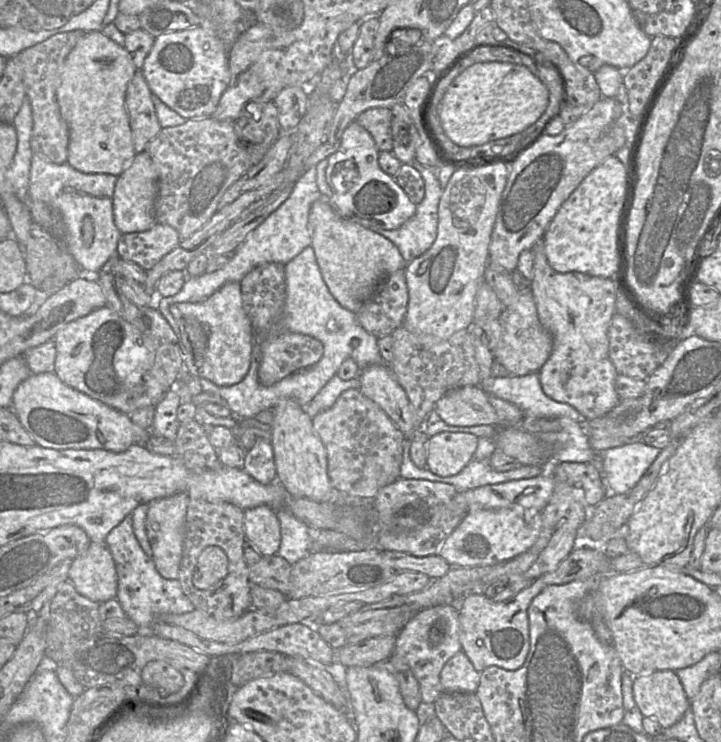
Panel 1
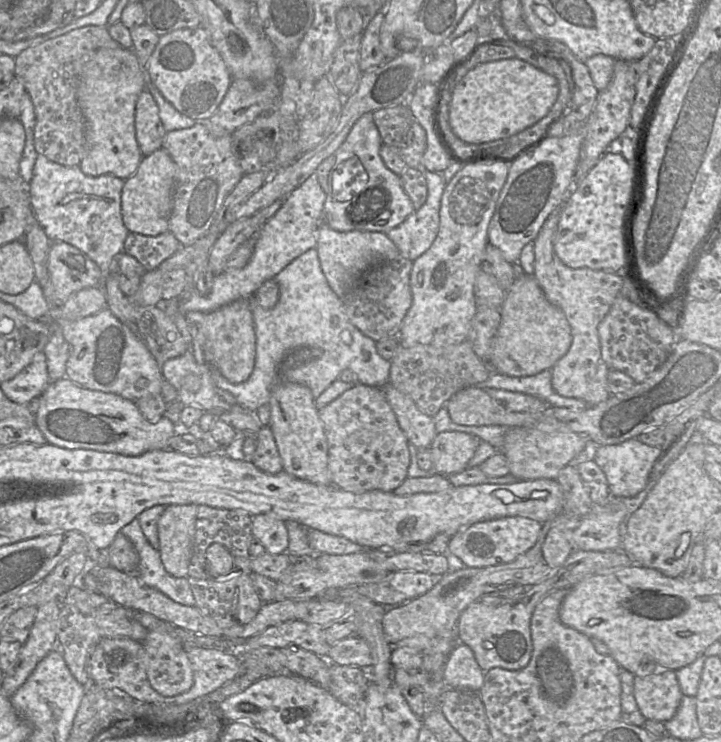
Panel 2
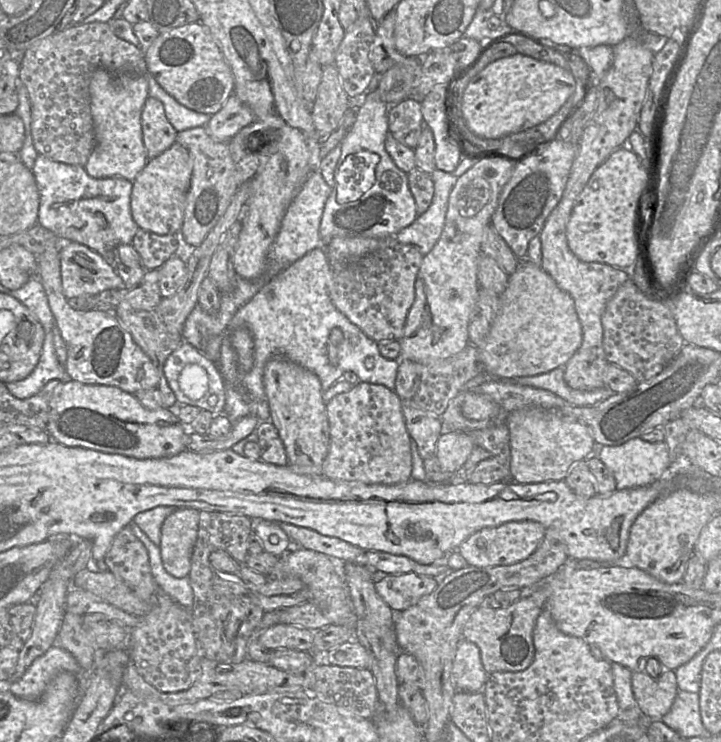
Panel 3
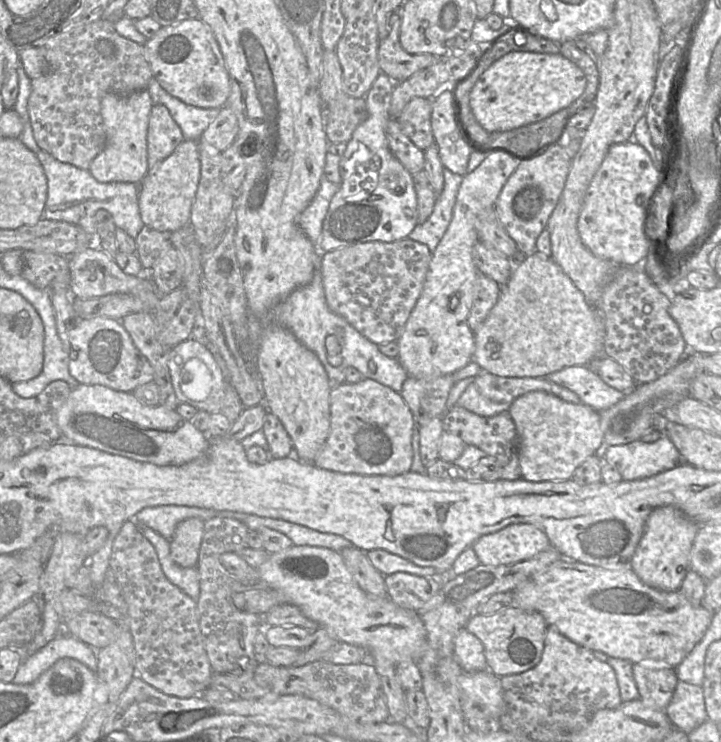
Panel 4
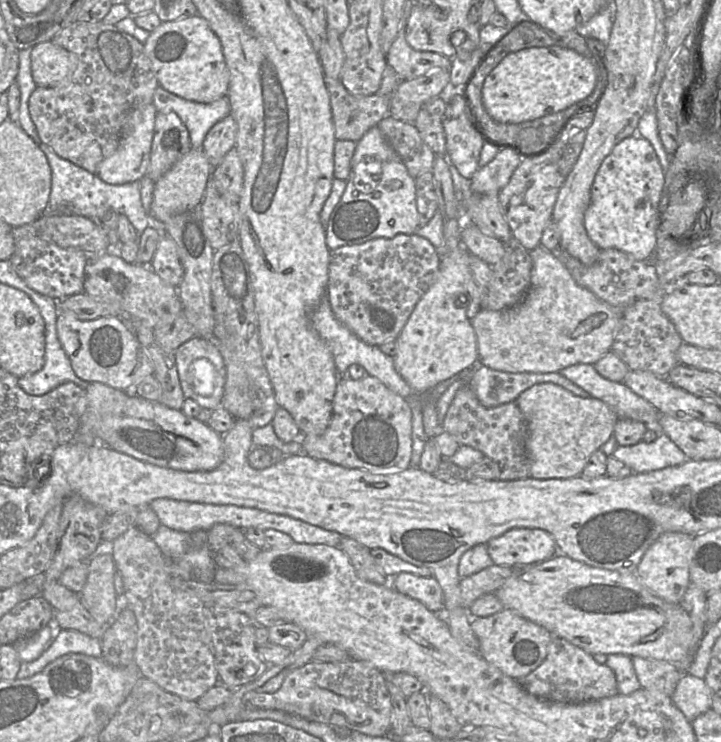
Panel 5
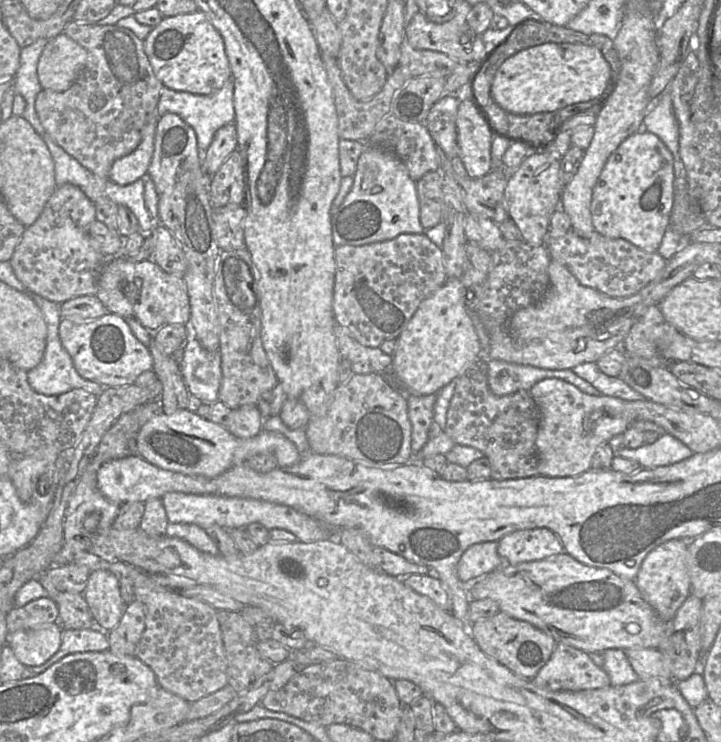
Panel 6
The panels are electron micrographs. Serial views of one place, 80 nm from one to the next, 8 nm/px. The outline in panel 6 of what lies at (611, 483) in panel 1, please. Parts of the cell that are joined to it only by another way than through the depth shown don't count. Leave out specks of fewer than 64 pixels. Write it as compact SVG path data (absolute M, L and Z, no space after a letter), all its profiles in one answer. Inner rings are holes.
M664 433L659 435L659 438L652 444L643 444L642 446L635 449L623 447L617 452L616 455L638 462L642 468L656 468L681 462L692 456L693 452L677 438L668 433Z

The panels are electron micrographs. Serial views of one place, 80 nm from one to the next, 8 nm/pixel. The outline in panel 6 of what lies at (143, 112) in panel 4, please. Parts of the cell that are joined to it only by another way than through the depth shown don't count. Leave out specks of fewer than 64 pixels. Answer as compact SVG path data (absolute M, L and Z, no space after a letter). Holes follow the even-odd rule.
M147 122L137 148L114 161L108 175L110 181L119 185L127 185L146 175L154 152L157 122Z

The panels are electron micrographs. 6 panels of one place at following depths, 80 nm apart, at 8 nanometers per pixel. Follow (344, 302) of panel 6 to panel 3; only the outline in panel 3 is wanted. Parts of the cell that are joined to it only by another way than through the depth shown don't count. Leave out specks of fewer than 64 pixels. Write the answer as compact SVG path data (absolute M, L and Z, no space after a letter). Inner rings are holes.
M395 238L387 243L388 246L383 249L368 254L342 269L334 269L332 279L332 301L335 307L377 343L400 341L407 315L415 300L415 281L425 256L417 246L399 243Z

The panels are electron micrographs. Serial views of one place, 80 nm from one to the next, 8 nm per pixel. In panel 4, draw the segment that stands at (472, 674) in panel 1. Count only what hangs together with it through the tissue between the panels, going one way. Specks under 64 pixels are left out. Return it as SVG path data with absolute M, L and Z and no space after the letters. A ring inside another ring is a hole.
M462 628L455 637L454 658L466 672L479 672L487 669L481 641L466 628Z

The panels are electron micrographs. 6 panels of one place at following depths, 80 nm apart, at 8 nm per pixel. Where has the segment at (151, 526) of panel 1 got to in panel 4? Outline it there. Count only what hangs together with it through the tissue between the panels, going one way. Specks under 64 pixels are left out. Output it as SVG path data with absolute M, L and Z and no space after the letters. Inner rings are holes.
M189 518L180 522L170 539L170 555L183 568L196 566L204 533L204 521Z

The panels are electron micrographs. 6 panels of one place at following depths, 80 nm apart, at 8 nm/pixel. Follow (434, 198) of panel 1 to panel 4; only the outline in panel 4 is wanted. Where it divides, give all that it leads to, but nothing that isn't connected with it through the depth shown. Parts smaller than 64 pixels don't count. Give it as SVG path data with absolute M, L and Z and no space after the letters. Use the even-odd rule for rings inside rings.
M444 167L444 188L437 196L433 212L424 223L417 224L409 239L425 244L432 253L435 251L452 220L463 177Z

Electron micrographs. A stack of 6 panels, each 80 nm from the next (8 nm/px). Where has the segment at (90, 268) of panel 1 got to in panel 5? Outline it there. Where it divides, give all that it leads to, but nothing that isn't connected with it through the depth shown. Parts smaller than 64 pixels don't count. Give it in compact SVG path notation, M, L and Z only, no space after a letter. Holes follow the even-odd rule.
M43 142L39 145L41 146L39 149L45 154L51 168L51 192L46 214L76 215L92 220L97 209L113 209L127 216L138 236L148 226L149 213L144 210L141 203L139 181L124 184L106 183L95 173L62 159Z

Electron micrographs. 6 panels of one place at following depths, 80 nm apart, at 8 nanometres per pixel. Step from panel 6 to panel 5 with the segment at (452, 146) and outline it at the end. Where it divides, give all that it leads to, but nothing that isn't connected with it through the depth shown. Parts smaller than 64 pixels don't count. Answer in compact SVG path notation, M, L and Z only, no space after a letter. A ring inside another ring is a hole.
M435 97L421 107L414 122L424 143L436 155L446 155L446 136L443 127L447 102Z

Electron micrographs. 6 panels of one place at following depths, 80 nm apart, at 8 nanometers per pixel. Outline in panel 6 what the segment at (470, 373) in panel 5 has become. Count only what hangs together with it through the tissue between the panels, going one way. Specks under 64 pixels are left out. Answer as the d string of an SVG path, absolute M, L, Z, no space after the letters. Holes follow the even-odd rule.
M488 360L488 386L496 396L510 395L521 390L529 391L533 385L547 378L561 379L592 396L602 395L572 369L549 370L500 360Z

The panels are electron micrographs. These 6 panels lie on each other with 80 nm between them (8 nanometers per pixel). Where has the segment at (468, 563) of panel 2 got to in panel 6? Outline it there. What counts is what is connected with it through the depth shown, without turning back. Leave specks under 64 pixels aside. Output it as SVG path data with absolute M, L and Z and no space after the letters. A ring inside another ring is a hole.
M547 528L518 530L497 541L497 551L504 564L542 560L564 552L558 536Z

